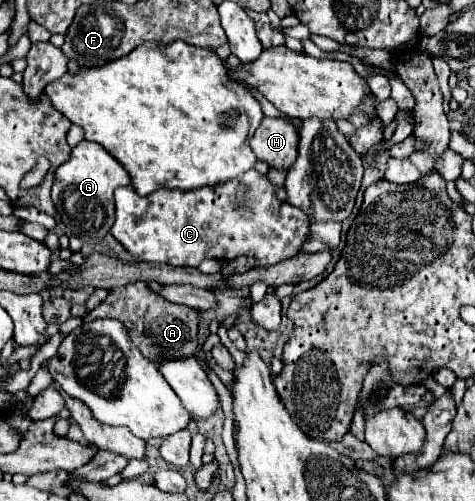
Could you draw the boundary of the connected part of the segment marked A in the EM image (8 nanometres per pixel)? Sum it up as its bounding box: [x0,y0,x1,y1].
[83,283,199,365]

